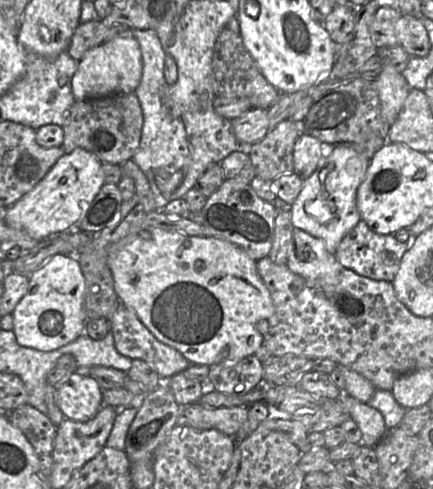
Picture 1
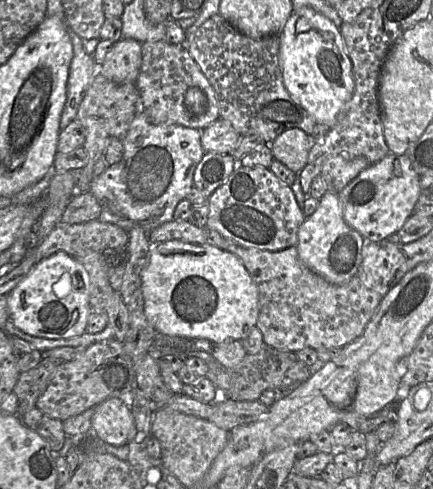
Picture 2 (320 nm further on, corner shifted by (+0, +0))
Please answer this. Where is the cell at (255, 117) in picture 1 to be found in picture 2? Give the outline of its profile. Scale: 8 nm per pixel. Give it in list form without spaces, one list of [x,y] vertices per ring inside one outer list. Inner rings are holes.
[[[220,118],[201,132],[201,144],[206,153],[232,154],[241,138],[230,122]]]

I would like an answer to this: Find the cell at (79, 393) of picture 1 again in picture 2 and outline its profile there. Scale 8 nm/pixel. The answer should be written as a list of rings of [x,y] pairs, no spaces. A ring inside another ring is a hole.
[[[108,398],[94,407],[91,432],[103,443],[127,445],[135,436],[135,423],[126,398]]]

